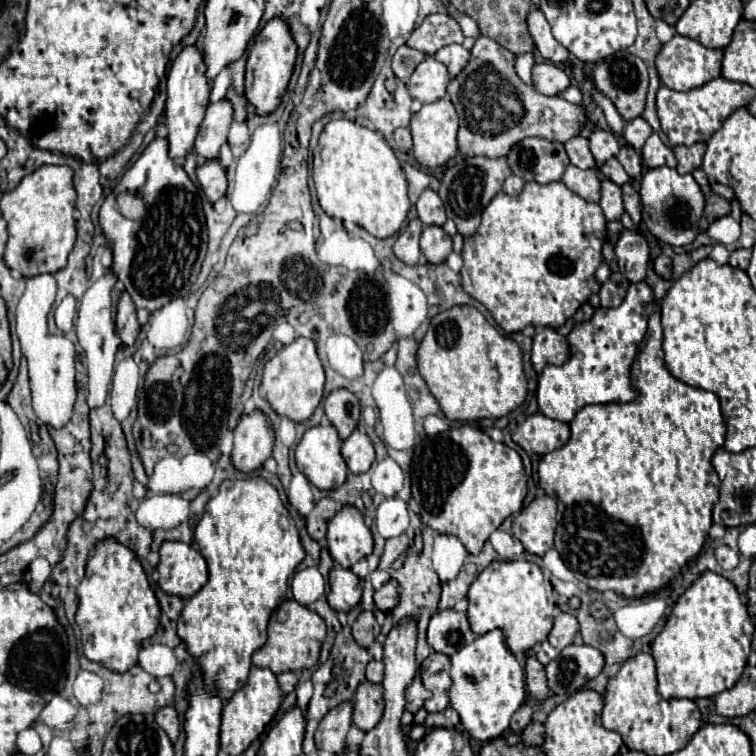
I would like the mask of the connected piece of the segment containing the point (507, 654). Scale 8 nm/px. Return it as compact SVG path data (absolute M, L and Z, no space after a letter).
M493 629L493 631L477 637L471 645L459 649L451 657L451 679L453 679L453 685L449 691L451 707L459 713L461 723L469 731L469 735L479 741L491 741L491 739L505 735L513 713L525 703L525 671L513 657L513 653L507 649L503 633L499 629Z

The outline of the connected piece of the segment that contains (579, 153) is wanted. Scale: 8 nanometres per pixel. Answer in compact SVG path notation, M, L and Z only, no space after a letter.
M577 135L577 137L569 139L565 143L565 151L567 151L567 155L569 155L569 159L575 167L579 167L579 169L597 169L595 159L589 151L589 139L587 137Z

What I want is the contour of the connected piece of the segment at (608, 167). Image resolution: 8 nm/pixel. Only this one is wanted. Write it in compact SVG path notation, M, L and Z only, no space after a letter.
M615 157L609 159L609 161L601 167L601 173L603 173L607 179L611 179L613 183L617 183L617 185L623 185L623 183L629 181L629 175L625 173L623 165L621 165Z

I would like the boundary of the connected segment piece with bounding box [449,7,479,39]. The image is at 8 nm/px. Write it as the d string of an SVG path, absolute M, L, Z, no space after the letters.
M449 7L449 11L451 11L451 17L461 25L461 29L463 29L463 33L465 33L465 37L479 37L479 27L477 27L477 23L469 17L469 15L461 14L453 7Z

